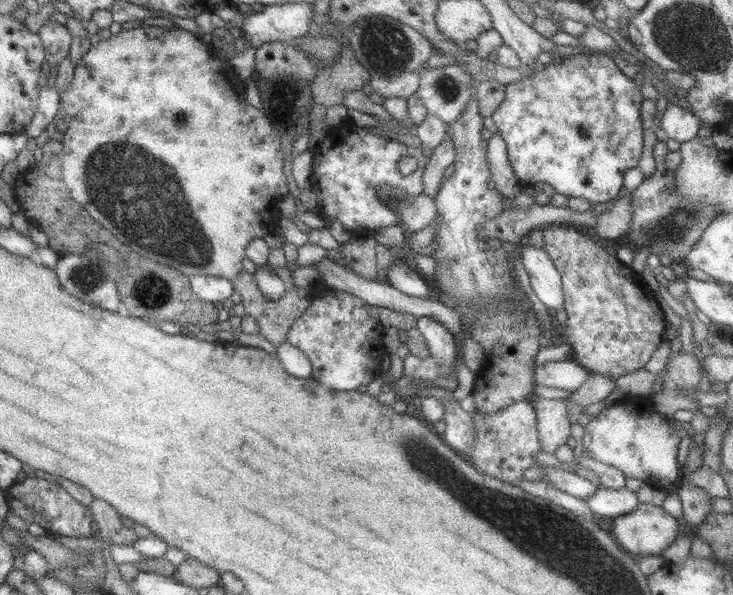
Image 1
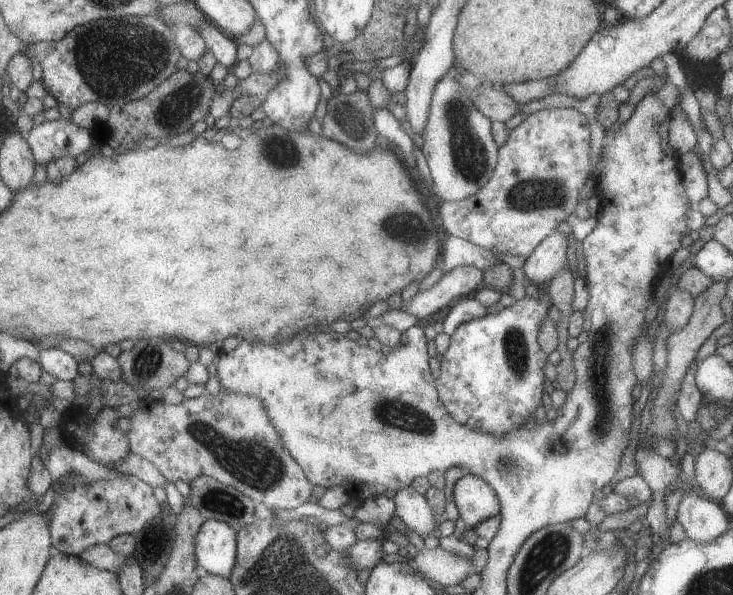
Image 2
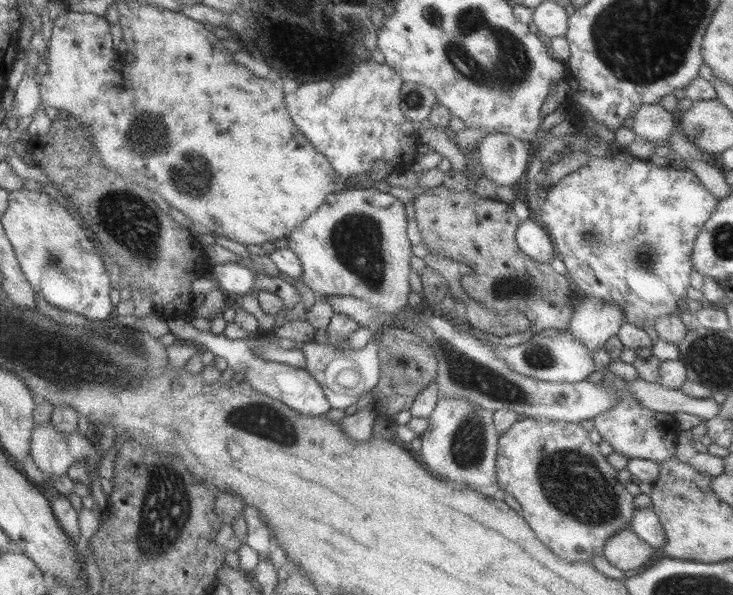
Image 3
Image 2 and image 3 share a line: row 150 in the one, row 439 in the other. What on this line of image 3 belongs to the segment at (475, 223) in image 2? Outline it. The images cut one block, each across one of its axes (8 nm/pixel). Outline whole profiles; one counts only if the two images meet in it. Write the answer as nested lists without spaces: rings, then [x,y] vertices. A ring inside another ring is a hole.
[[[527,418],[523,420],[516,420],[503,434],[498,436],[497,452],[495,461],[495,479],[497,486],[503,492],[510,494],[520,504],[521,516],[525,519],[525,522],[531,526],[531,530],[535,532],[535,536],[551,550],[555,552],[559,558],[563,560],[569,560],[569,562],[575,561],[591,561],[592,555],[602,555],[602,548],[605,540],[609,538],[613,533],[618,530],[629,528],[630,518],[636,509],[633,506],[633,497],[625,489],[623,484],[620,484],[617,479],[617,470],[611,467],[605,456],[599,453],[597,444],[591,442],[588,437],[588,431],[583,429],[578,423],[556,421],[549,419]]]

